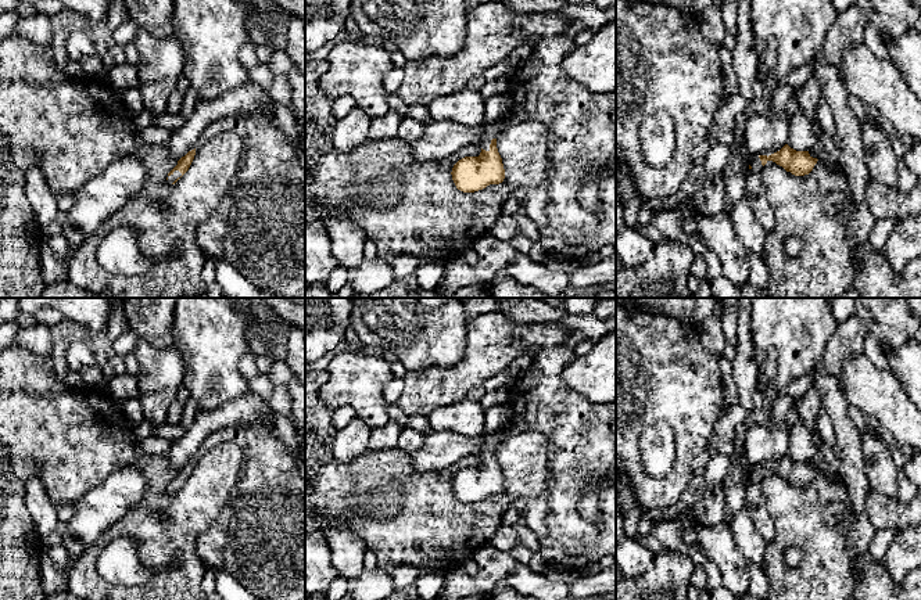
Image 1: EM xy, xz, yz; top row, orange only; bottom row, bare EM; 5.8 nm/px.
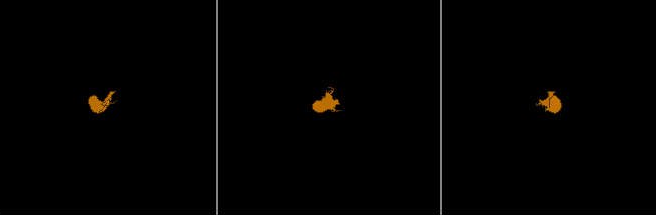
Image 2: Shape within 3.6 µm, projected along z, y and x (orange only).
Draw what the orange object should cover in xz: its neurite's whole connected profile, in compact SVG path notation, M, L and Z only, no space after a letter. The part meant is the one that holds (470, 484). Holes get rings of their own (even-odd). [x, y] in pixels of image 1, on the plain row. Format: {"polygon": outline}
{"polygon": "M562 345L540 348L527 373L508 387L512 409L509 424L501 431L485 432L479 467L465 467L452 478L452 491L458 500L474 503L505 489L497 448L509 436L535 431L548 439L546 489L540 497L520 499L516 509L527 518L527 525L540 542L540 552L548 567L581 571L605 556L616 558L616 484L609 481L616 463L616 402L592 403L570 391L562 371L576 358L573 349ZM594 479L602 481L598 510L601 518L587 521L578 511L584 488Z"}

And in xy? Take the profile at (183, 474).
{"polygon": "M196 459L178 471L178 475L168 484L166 495L175 495L190 478L196 466Z"}

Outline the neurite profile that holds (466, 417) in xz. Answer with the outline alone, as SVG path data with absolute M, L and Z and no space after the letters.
M465 399L449 407L438 407L427 416L430 431L452 431L465 436L485 434L485 410L481 402Z

